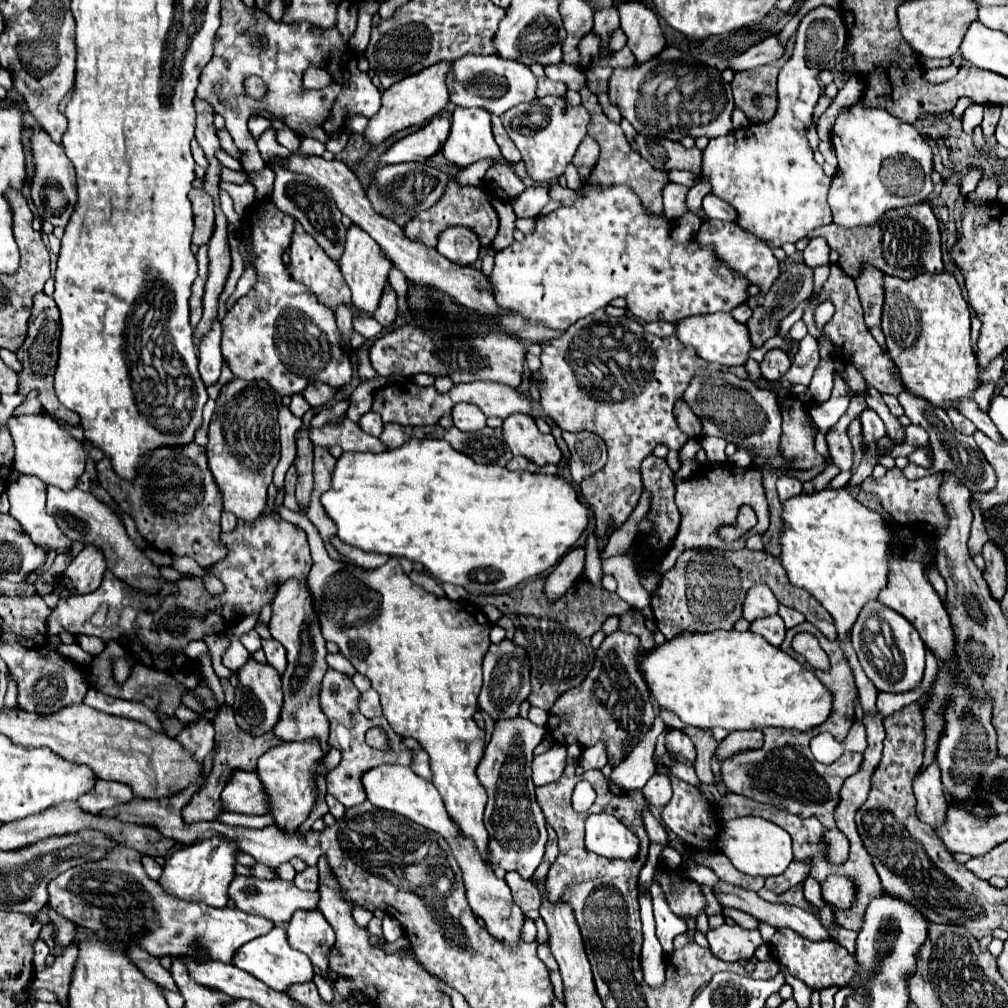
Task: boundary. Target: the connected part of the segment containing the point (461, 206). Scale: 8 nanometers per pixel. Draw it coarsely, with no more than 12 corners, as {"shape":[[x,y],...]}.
{"shape":[[448,182],[404,234],[430,248],[450,226],[472,228],[488,248],[498,214],[476,186]]}

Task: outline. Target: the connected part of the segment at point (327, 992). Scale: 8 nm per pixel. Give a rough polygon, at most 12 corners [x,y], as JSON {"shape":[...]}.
{"shape":[[320,974],[314,976],[320,996],[332,1002],[334,988],[330,980],[324,980]]}

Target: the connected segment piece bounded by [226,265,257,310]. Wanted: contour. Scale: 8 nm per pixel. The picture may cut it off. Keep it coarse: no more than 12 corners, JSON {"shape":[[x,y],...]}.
{"shape":[[248,266],[238,280],[235,292],[226,301],[230,310],[256,282],[254,266]]}

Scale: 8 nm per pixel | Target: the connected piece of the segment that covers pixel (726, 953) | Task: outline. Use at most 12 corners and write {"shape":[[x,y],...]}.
{"shape":[[722,924],[706,932],[710,952],[724,962],[754,956],[758,930]]}

